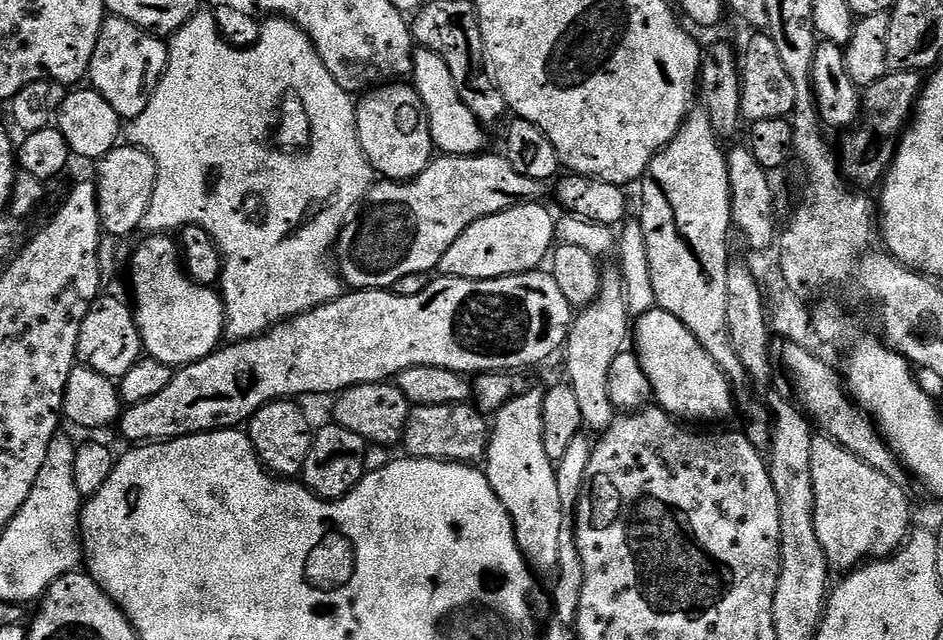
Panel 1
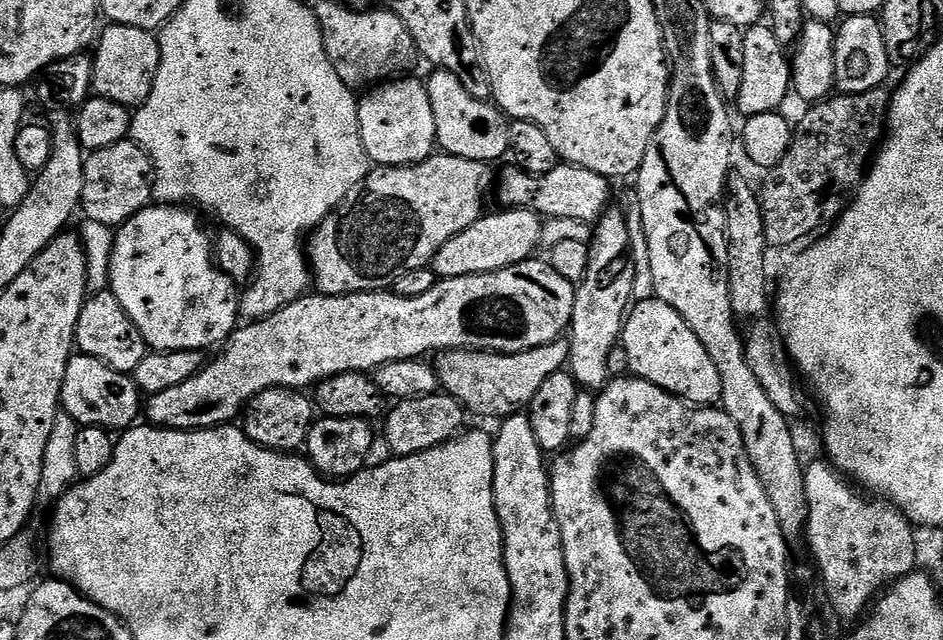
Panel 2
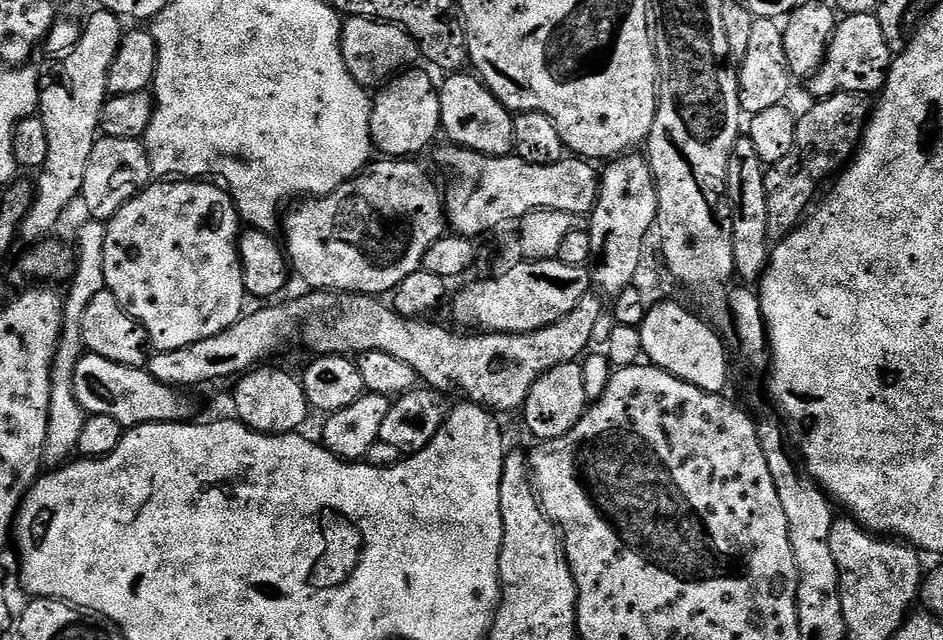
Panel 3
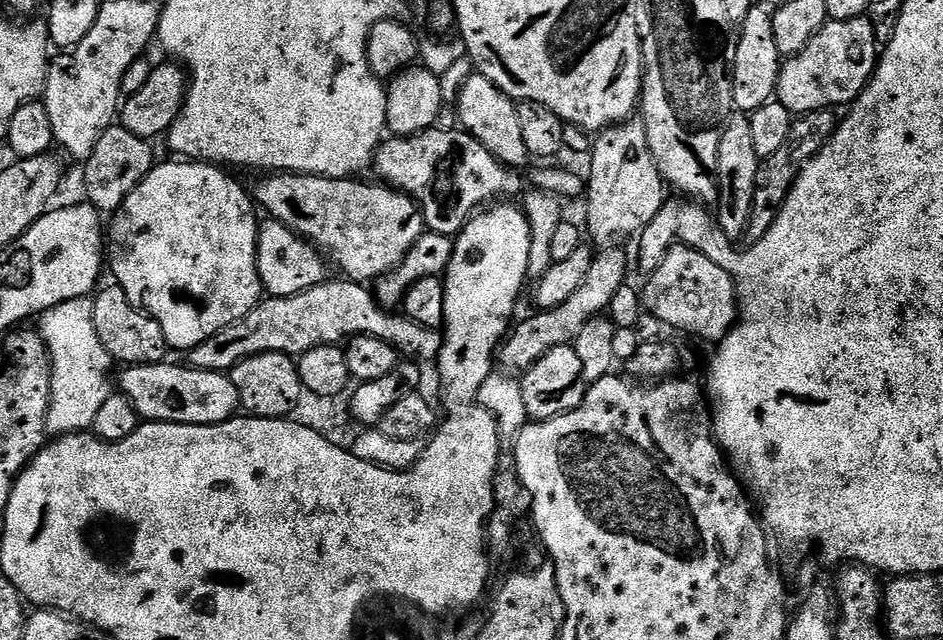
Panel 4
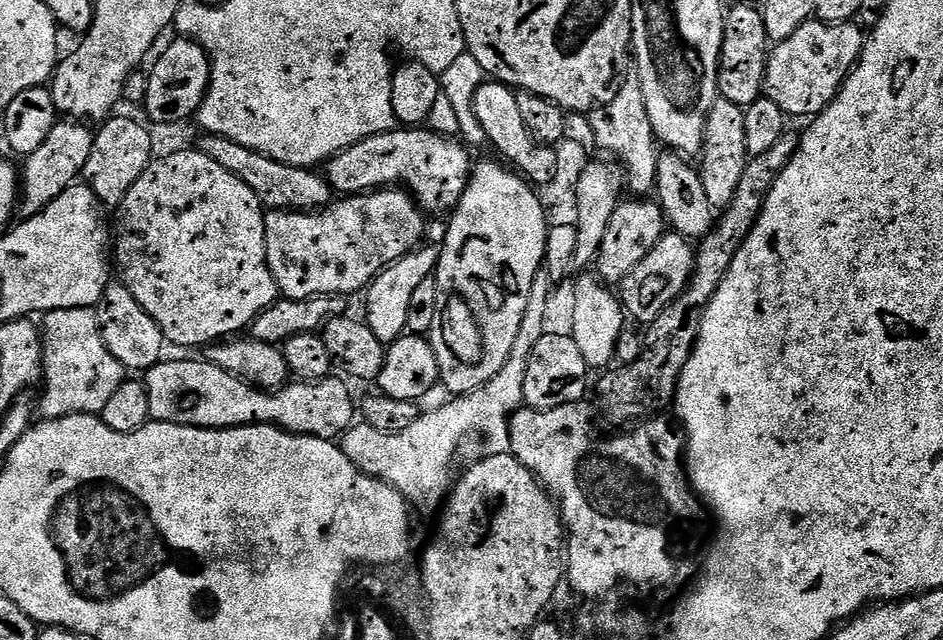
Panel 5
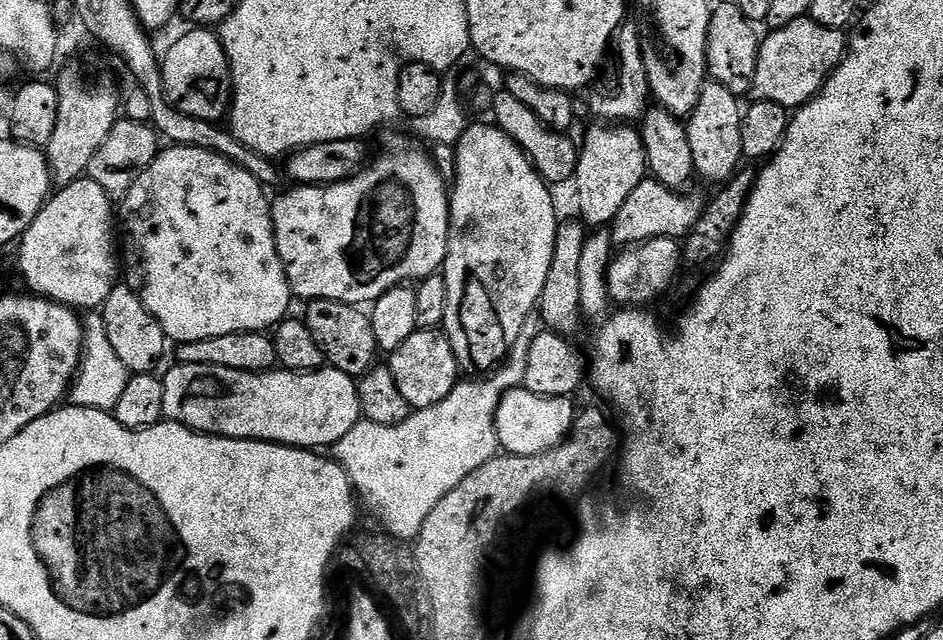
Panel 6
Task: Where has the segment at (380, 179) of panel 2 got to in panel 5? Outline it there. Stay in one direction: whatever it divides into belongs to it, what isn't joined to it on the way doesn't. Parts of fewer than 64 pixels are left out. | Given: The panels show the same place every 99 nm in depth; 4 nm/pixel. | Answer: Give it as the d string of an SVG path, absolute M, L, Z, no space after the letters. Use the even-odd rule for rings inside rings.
M207 134L201 137L198 144L199 152L206 154L206 158L211 158L213 162L218 162L218 166L230 170L230 174L242 178L242 182L246 182L246 186L254 190L254 194L260 199L265 209L306 212L319 210L333 199L333 191L319 171L283 164L266 154L258 154L258 150L250 150L230 138Z

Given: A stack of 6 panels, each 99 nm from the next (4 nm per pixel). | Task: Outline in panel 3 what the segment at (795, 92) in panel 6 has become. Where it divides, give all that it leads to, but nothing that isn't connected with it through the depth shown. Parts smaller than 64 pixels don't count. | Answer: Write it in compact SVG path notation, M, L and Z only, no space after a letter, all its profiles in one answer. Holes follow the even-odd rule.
M867 12L844 16L836 25L832 40L828 44L828 53L824 56L824 63L817 68L815 76L807 81L806 87L816 98L843 92L876 94L884 87L884 79L888 77L888 69L892 67L893 59L894 54L888 49L882 26L878 26L875 14Z

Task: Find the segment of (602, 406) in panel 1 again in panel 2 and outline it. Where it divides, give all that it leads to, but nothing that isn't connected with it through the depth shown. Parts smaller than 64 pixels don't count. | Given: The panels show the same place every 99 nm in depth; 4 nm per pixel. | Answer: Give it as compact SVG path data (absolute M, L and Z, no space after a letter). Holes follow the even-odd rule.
M609 210L596 221L592 240L590 239L590 263L586 274L581 277L575 294L574 314L569 325L569 369L577 385L591 392L603 389L609 380L608 362L615 353L623 335L624 322L633 301L633 284L635 282L635 262L631 258L630 230L627 229L627 218L623 211Z

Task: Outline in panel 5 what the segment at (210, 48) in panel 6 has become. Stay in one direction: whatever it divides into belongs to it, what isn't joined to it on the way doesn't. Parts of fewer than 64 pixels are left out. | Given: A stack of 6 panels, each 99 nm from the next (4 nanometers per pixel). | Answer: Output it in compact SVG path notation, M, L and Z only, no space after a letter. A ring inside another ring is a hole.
M176 38L148 72L148 89L142 105L143 111L148 111L149 118L156 124L191 121L202 106L211 82L212 62L204 47L191 38Z

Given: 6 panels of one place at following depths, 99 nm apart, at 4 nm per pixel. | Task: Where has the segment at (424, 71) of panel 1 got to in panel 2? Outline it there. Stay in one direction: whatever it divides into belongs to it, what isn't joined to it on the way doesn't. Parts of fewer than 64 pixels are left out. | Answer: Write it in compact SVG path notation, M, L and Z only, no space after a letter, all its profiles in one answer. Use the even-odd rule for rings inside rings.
M443 70L433 71L432 77L427 77L426 83L430 94L430 106L434 106L434 126L436 127L436 143L441 153L467 160L482 160L493 162L509 155L510 120L495 103L474 98L454 78L454 74Z

